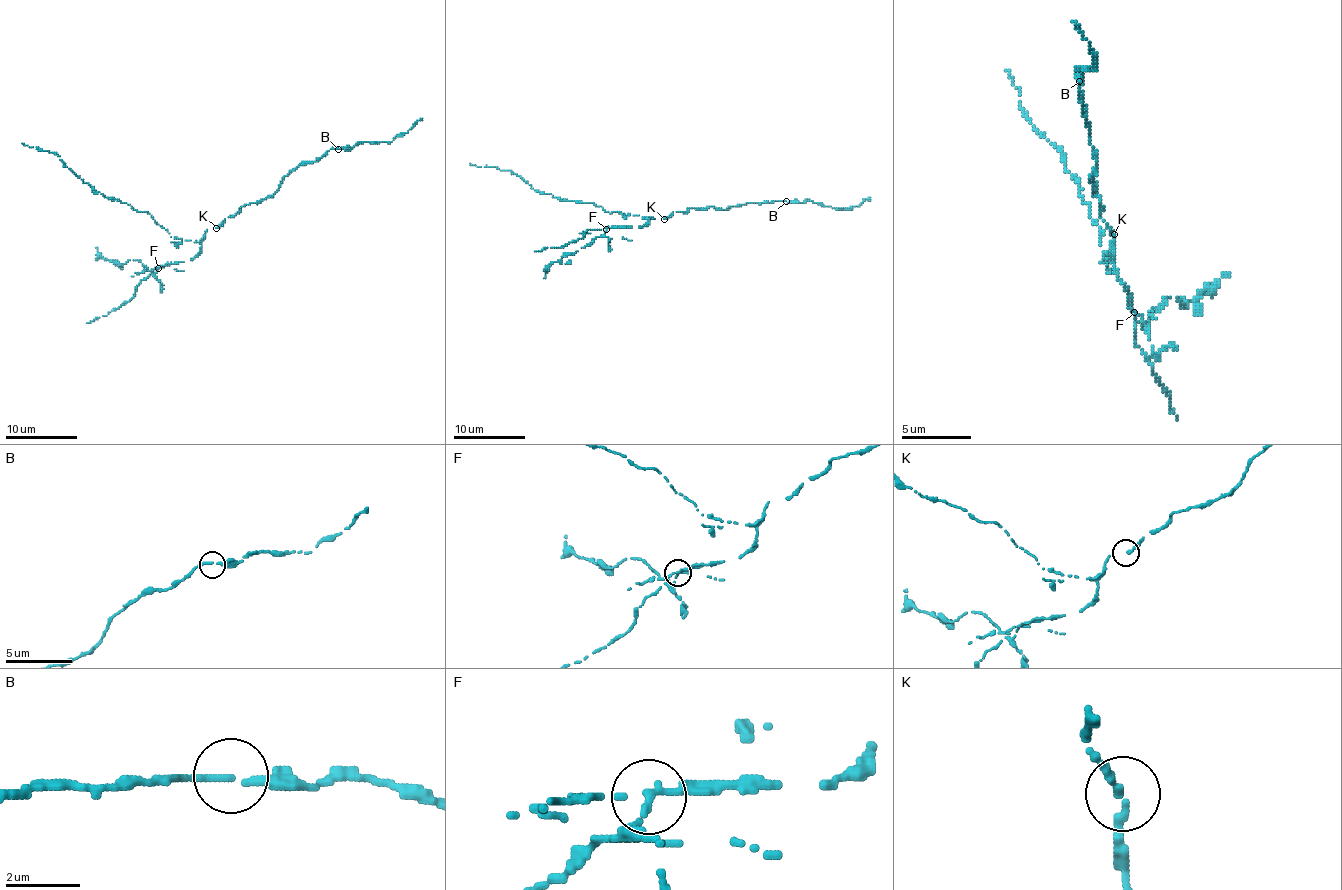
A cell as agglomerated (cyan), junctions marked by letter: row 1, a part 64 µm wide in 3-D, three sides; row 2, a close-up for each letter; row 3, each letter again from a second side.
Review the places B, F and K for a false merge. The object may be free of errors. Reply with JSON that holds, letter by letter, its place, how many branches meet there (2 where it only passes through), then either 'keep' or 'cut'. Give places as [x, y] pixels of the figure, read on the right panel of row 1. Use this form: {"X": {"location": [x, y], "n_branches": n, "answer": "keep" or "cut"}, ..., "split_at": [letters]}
{"B": {"location": [1079, 81], "n_branches": 2, "answer": "keep"}, "F": {"location": [1134, 312], "n_branches": 2, "answer": "cut"}, "K": {"location": [1114, 234], "n_branches": 2, "answer": "keep"}, "split_at": ["F"]}

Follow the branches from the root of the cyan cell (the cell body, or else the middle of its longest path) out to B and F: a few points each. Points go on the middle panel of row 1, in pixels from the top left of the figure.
B: (664, 219), (673, 212), (687, 212), (691, 208), (714, 206), (725, 210), (748, 203), (786, 201)
F: (664, 219), (649, 219), (642, 226), (613, 226), (606, 229)

